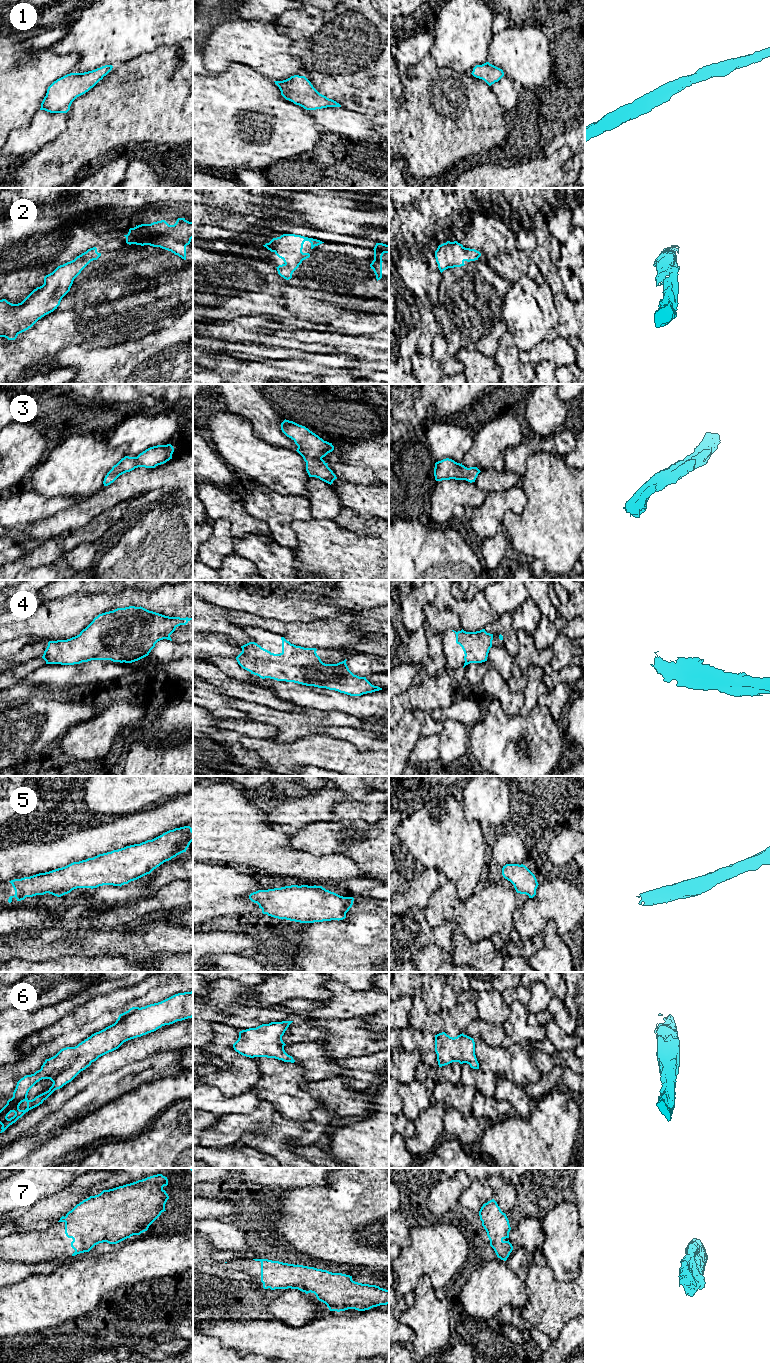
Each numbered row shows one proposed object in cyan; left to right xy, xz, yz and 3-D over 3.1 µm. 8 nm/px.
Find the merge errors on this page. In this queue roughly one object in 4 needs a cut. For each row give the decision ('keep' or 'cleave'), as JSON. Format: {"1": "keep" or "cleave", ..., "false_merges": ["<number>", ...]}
{"1": "keep", "2": "keep", "3": "keep", "4": "keep", "5": "keep", "6": "keep", "7": "keep", "false_merges": []}

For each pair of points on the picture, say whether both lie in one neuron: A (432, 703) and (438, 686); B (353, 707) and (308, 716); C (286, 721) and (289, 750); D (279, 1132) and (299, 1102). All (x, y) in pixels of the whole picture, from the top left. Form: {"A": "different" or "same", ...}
{"A": "same", "B": "different", "C": "different", "D": "different"}

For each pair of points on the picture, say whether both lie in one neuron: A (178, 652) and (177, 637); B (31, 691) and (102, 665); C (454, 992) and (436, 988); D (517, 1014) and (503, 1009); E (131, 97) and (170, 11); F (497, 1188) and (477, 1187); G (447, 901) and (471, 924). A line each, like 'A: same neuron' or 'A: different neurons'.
A: different neurons
B: different neurons
C: different neurons
D: different neurons
E: different neurons
F: different neurons
G: same neuron

